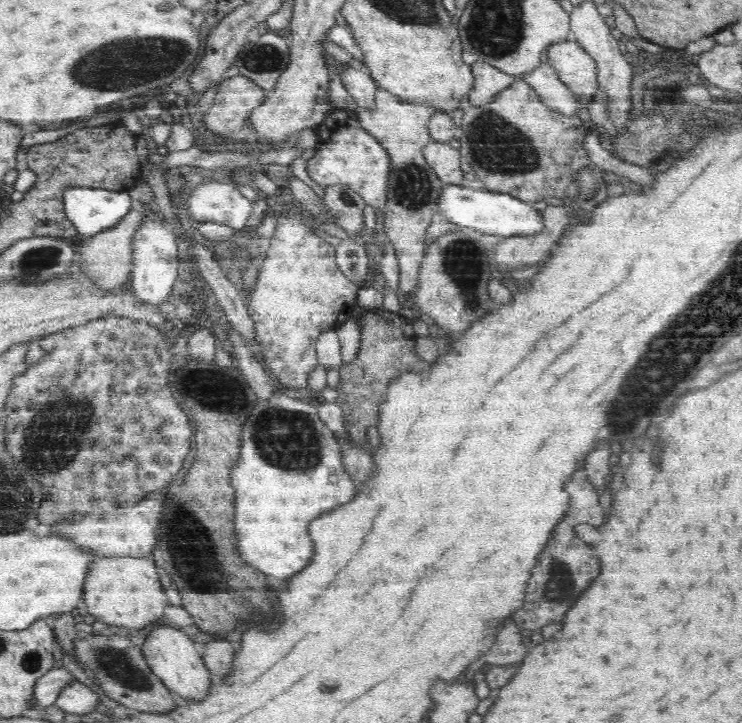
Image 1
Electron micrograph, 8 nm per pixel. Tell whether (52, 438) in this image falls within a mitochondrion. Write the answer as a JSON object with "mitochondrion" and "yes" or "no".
{"mitochondrion":"yes"}

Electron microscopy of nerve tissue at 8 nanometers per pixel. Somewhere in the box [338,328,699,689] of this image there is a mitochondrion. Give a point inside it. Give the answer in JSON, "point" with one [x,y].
{"point":[559,584]}

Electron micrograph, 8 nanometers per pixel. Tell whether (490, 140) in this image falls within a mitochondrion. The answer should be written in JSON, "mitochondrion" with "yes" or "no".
{"mitochondrion":"yes"}

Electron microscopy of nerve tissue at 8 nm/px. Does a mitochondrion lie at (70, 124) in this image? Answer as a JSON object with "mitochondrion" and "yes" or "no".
{"mitochondrion":"no"}

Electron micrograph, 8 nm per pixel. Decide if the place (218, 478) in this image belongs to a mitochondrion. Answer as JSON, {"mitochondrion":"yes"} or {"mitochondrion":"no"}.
{"mitochondrion":"no"}

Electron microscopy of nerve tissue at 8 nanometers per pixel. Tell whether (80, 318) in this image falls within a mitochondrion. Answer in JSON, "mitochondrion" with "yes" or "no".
{"mitochondrion":"no"}

